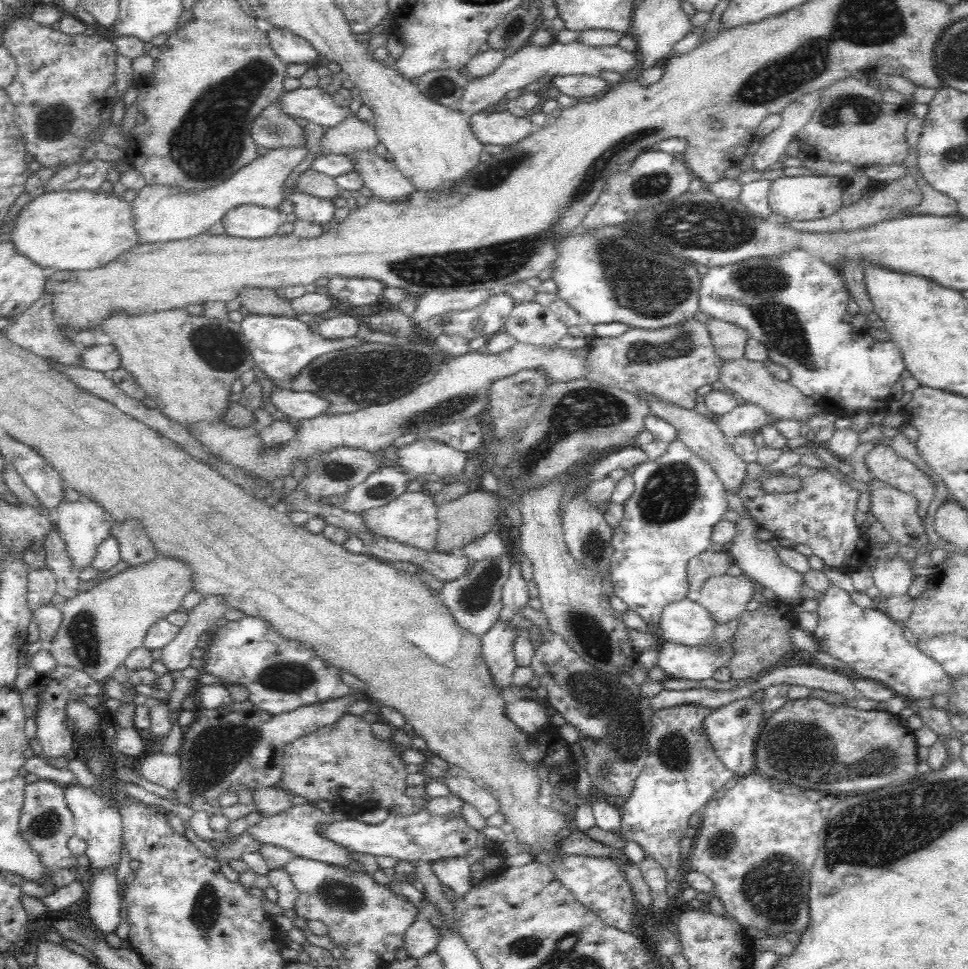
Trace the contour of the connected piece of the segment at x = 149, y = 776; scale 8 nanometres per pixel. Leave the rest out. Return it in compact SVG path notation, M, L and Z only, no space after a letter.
M154 753L151 756L139 759L135 769L139 776L146 778L148 782L175 789L182 778L181 760L177 753Z

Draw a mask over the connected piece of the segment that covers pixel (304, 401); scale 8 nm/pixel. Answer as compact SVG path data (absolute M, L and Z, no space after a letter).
M274 388L273 393L270 394L270 402L278 412L299 422L321 416L330 408L330 403L316 394L281 388Z

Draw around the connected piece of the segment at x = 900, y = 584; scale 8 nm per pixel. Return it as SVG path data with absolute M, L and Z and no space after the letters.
M898 553L892 559L878 559L873 569L873 584L885 598L908 594L914 578L915 575Z

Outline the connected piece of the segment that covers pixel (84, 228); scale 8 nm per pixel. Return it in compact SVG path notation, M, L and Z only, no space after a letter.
M62 190L61 192L47 192L32 202L26 203L15 216L12 228L9 230L10 242L14 248L26 258L42 268L54 270L92 270L112 262L129 248L138 245L137 234L130 203L121 197L109 196L102 192L88 192L88 190Z

